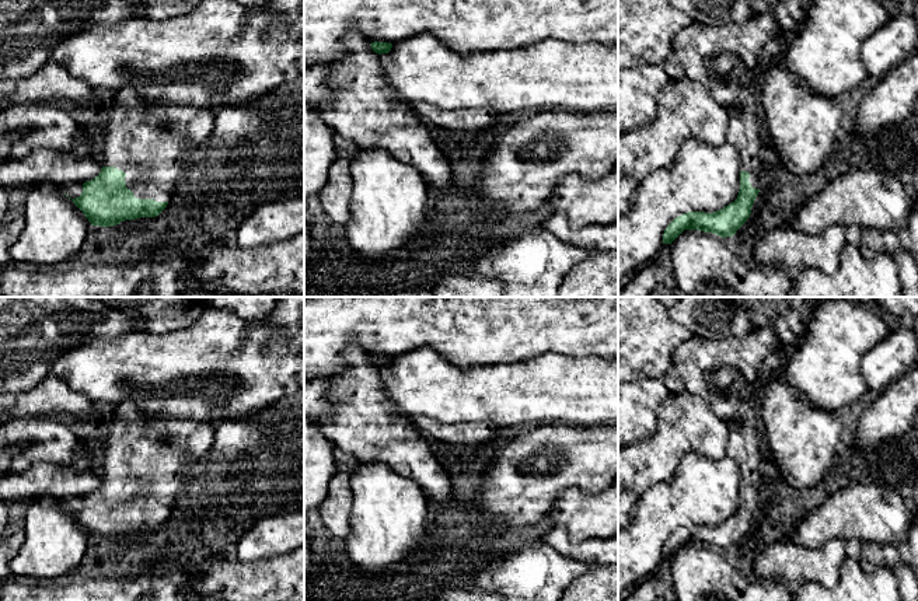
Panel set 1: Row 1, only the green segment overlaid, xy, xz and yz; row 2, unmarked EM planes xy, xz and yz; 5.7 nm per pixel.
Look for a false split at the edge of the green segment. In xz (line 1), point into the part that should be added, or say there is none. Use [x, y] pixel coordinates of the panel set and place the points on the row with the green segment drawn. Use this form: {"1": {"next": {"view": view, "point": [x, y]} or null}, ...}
{"1": {"next": null}}

